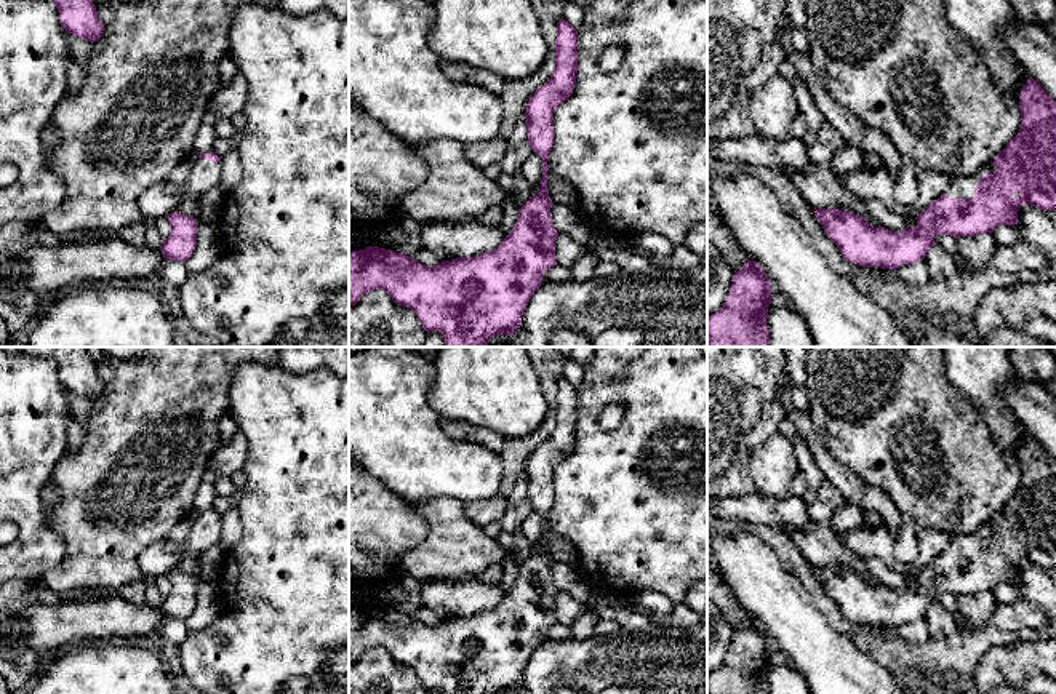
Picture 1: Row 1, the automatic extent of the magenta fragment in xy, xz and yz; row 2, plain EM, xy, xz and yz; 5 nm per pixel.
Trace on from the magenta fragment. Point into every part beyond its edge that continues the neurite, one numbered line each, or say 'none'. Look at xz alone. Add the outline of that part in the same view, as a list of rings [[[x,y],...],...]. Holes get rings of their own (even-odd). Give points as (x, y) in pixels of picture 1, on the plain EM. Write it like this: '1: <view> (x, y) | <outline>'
1: xz (522, 546) | [[[517,528],[512,532],[512,540],[514,540],[515,552],[518,553],[515,563],[520,568],[533,555],[531,544],[523,536],[522,528]]]

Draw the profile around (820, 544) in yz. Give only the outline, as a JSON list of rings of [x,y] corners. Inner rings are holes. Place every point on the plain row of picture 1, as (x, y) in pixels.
[[[811,521],[803,529],[787,528],[784,531],[813,566],[838,566],[864,576],[872,585],[880,584],[869,571],[866,558],[846,548],[830,528]]]

